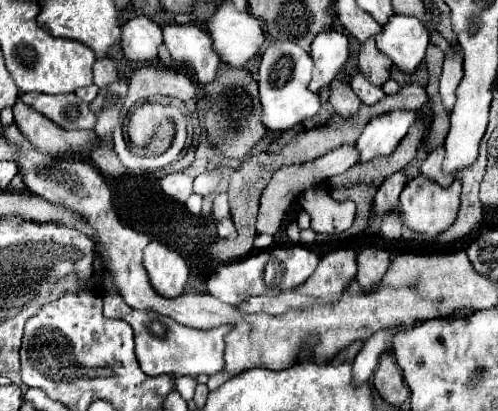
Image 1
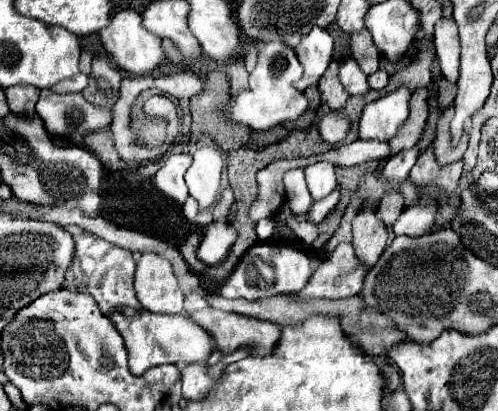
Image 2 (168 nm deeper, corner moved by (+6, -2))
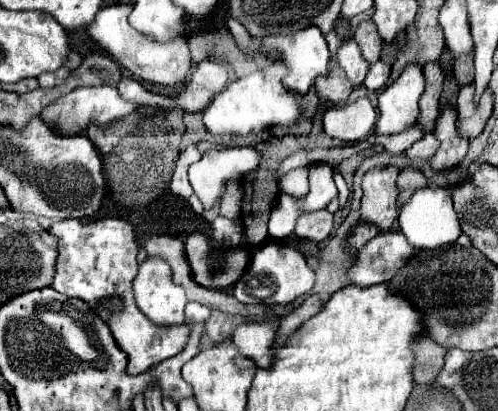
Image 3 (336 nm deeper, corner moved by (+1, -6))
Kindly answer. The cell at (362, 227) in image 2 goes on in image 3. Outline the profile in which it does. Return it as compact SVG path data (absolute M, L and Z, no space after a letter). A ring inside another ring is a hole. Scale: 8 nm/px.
M397 165L373 167L363 177L361 219L375 223L381 231L389 231L397 219Z

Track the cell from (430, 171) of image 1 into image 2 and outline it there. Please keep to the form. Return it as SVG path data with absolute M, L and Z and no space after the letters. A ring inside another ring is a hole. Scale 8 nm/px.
M452 107L438 119L438 131L434 139L434 155L436 155L436 161L442 163L442 167L460 161L466 151L466 143L468 143L468 135L464 133L458 147L450 147L450 131L448 131L450 119L452 119Z

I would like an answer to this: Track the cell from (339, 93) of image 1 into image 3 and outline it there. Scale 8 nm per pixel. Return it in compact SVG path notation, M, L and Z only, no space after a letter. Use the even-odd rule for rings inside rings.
M333 59L327 67L327 73L325 75L319 75L315 79L315 89L317 89L317 95L329 103L343 103L347 101L349 93L353 91L353 85L349 83L347 75L341 71L339 63Z

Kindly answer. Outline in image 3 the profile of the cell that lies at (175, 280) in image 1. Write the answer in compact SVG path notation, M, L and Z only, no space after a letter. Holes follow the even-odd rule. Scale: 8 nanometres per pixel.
M147 257L139 267L137 277L133 279L133 295L139 311L157 325L181 325L185 323L185 291L171 281L171 267L159 257Z

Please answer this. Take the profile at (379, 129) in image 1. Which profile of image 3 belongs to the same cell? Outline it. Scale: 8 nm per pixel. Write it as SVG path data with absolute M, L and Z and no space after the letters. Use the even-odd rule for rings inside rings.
M409 63L403 73L379 95L379 119L375 133L393 135L411 127L419 115L417 103L423 95L423 87L425 79L421 65Z

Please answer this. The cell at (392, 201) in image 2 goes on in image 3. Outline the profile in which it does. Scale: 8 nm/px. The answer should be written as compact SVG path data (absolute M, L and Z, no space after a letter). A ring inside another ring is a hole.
M409 165L407 169L403 169L403 171L399 173L397 185L399 185L399 199L397 199L397 205L403 205L405 199L409 199L409 197L413 195L415 189L427 185L427 179L425 179L425 175L423 175L415 165Z

